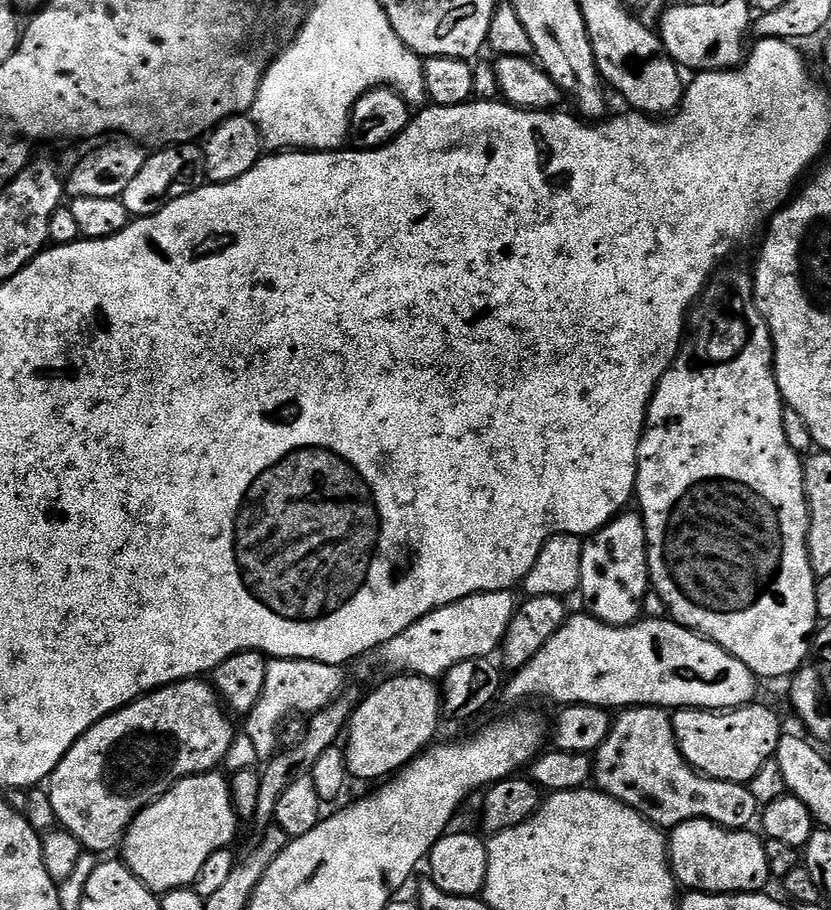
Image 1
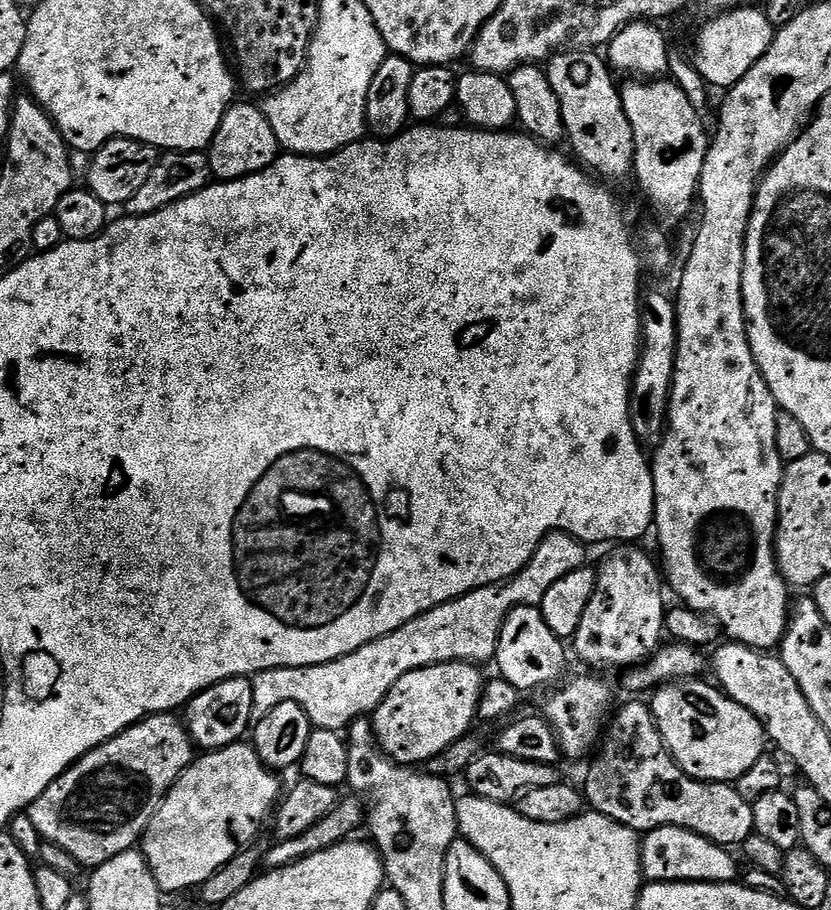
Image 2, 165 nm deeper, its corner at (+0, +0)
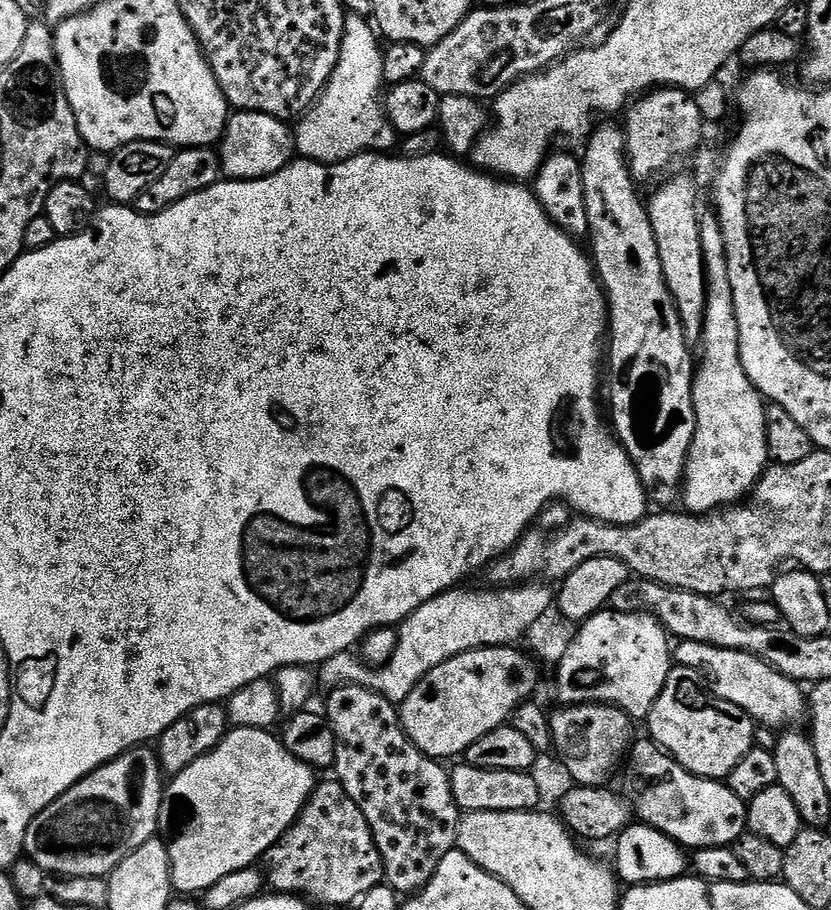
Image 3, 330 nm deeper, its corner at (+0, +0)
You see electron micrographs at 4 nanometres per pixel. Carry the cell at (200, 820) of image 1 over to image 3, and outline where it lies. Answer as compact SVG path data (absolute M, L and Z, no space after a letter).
M233 727L217 748L171 777L166 796L171 803L172 800L176 803L180 825L176 828L176 837L168 844L168 853L172 863L172 886L177 893L203 894L218 882L218 878L226 878L226 874L234 874L234 870L253 867L256 859L268 853L300 817L314 787L314 769L290 754L283 739L272 734L263 728Z

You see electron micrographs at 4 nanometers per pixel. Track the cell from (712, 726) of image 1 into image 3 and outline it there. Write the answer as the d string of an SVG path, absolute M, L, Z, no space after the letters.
M680 666L673 667L672 673L666 678L666 686L662 686L662 694L658 694L658 698L654 702L654 706L646 714L646 720L648 720L648 728L650 731L651 739L655 740L669 756L672 756L676 761L678 761L681 766L683 766L687 772L693 772L695 776L704 776L707 780L719 780L723 781L732 771L734 766L738 766L738 762L742 762L742 758L747 754L747 752L752 751L754 745L757 743L756 731L758 731L757 725L754 723L752 717L747 716L742 709L738 706L734 706L730 702L726 702L722 698L718 698L715 691L706 683L705 680L699 676L692 668L680 668Z

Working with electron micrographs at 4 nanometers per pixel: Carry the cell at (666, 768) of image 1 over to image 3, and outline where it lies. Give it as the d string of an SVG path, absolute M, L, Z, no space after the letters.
M637 739L632 744L626 757L624 772L624 788L622 795L628 801L635 819L642 824L648 824L654 830L666 834L685 850L703 850L709 848L727 848L736 843L739 836L743 836L748 826L748 806L745 800L738 798L734 790L730 790L727 783L719 780L707 780L704 776L695 776L687 772L672 756L669 756L655 740Z

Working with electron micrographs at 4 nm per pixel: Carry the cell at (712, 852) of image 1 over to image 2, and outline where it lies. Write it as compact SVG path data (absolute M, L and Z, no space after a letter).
M666 826L656 828L643 837L640 845L640 867L642 876L648 882L691 882L693 884L726 884L737 879L736 860L729 849L723 844L716 844L712 840L691 832L685 828Z

